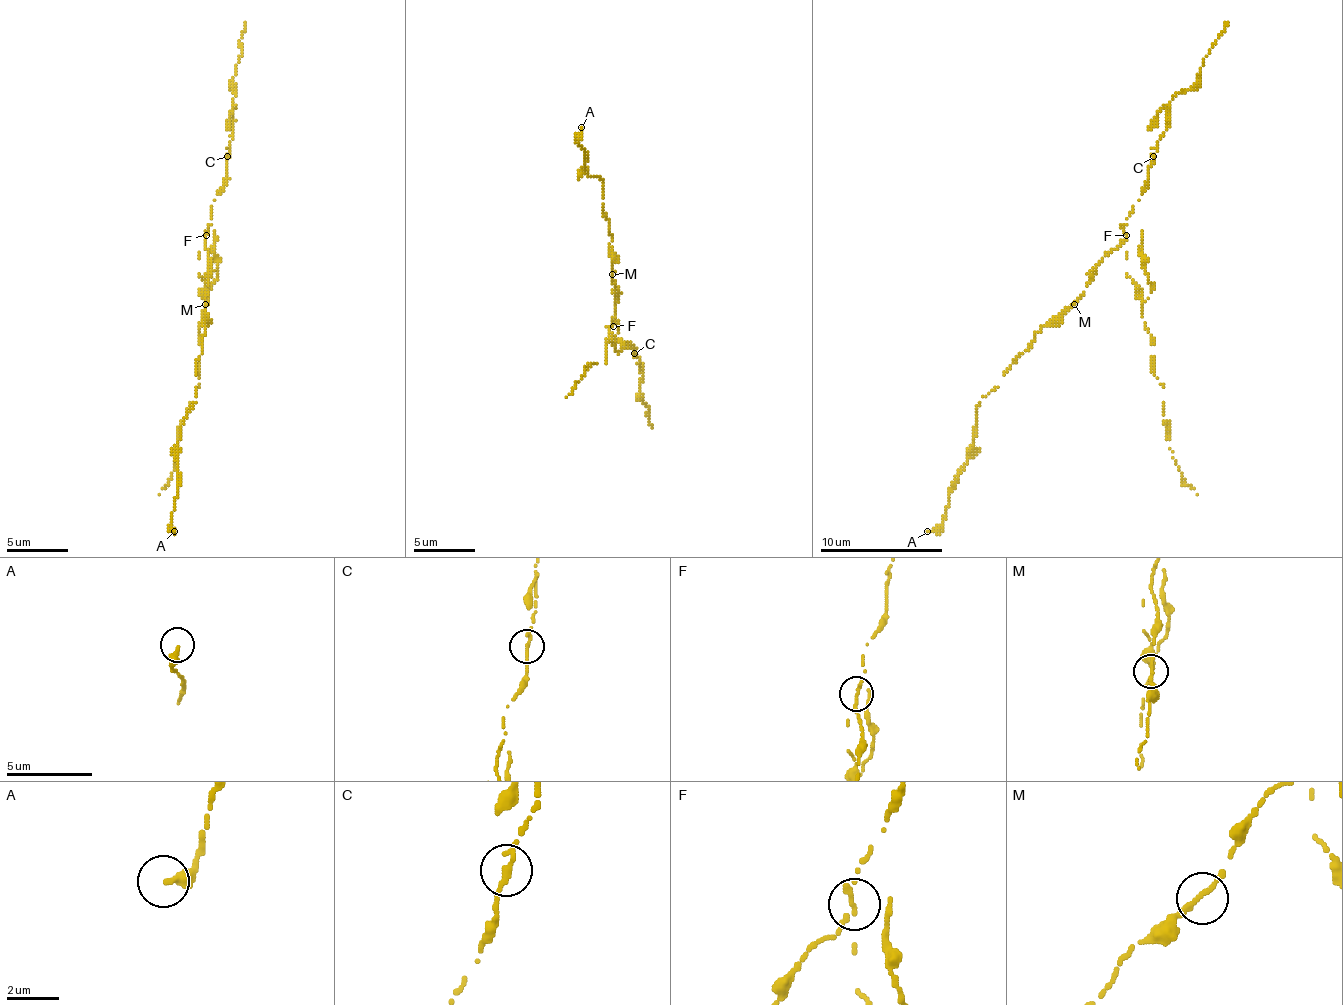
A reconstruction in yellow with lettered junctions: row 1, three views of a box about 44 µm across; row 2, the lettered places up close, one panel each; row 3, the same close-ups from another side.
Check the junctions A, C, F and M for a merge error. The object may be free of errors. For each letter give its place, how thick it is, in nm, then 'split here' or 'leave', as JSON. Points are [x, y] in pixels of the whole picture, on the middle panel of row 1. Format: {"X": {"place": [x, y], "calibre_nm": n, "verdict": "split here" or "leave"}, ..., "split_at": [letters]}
{"A": {"place": [581, 127], "calibre_nm": 340, "verdict": "leave"}, "C": {"place": [634, 353], "calibre_nm": 280, "verdict": "leave"}, "F": {"place": [613, 326], "calibre_nm": 240, "verdict": "split here"}, "M": {"place": [612, 274], "calibre_nm": 280, "verdict": "leave"}, "split_at": ["F"]}

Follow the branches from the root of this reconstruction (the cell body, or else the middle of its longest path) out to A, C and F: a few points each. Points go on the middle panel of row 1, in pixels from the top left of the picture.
A: (615, 296), (609, 244), (612, 238), (603, 213), (603, 179), (584, 173), (584, 149), (578, 146), (581, 127)
C: (615, 296), (612, 327), (615, 323), (621, 339), (634, 348), (634, 354)
F: (615, 296), (612, 327)

